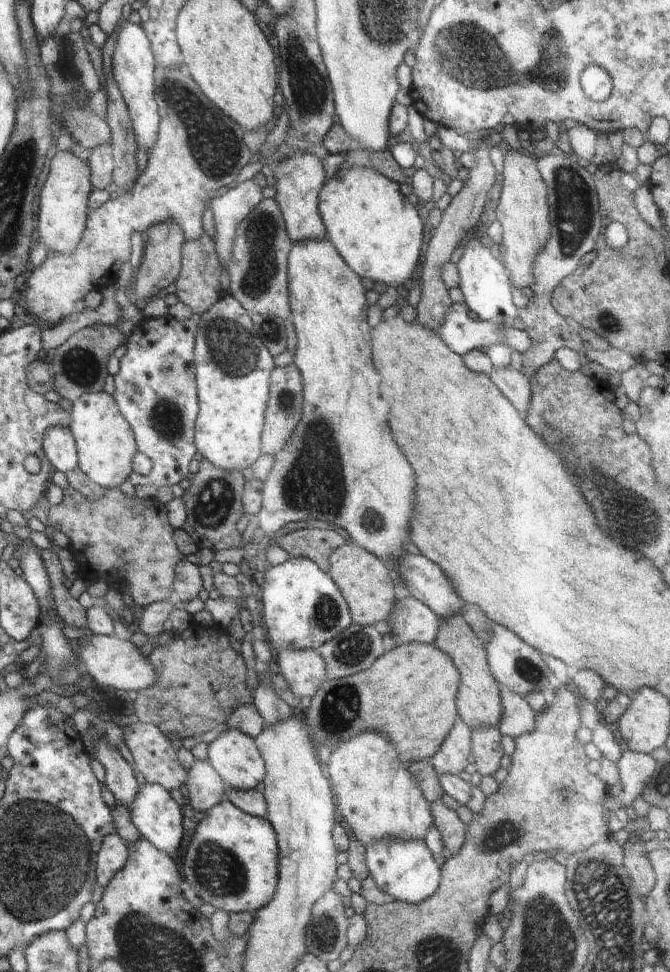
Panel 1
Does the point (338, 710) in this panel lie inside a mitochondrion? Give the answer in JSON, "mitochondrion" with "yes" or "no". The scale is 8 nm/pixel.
{"mitochondrion":"yes"}

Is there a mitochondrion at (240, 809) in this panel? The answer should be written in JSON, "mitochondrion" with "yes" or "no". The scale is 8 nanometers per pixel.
{"mitochondrion":"no"}

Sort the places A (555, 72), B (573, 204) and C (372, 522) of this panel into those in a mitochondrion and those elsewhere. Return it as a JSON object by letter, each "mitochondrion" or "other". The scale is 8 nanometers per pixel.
{"A":"mitochondrion","B":"mitochondrion","C":"other"}

